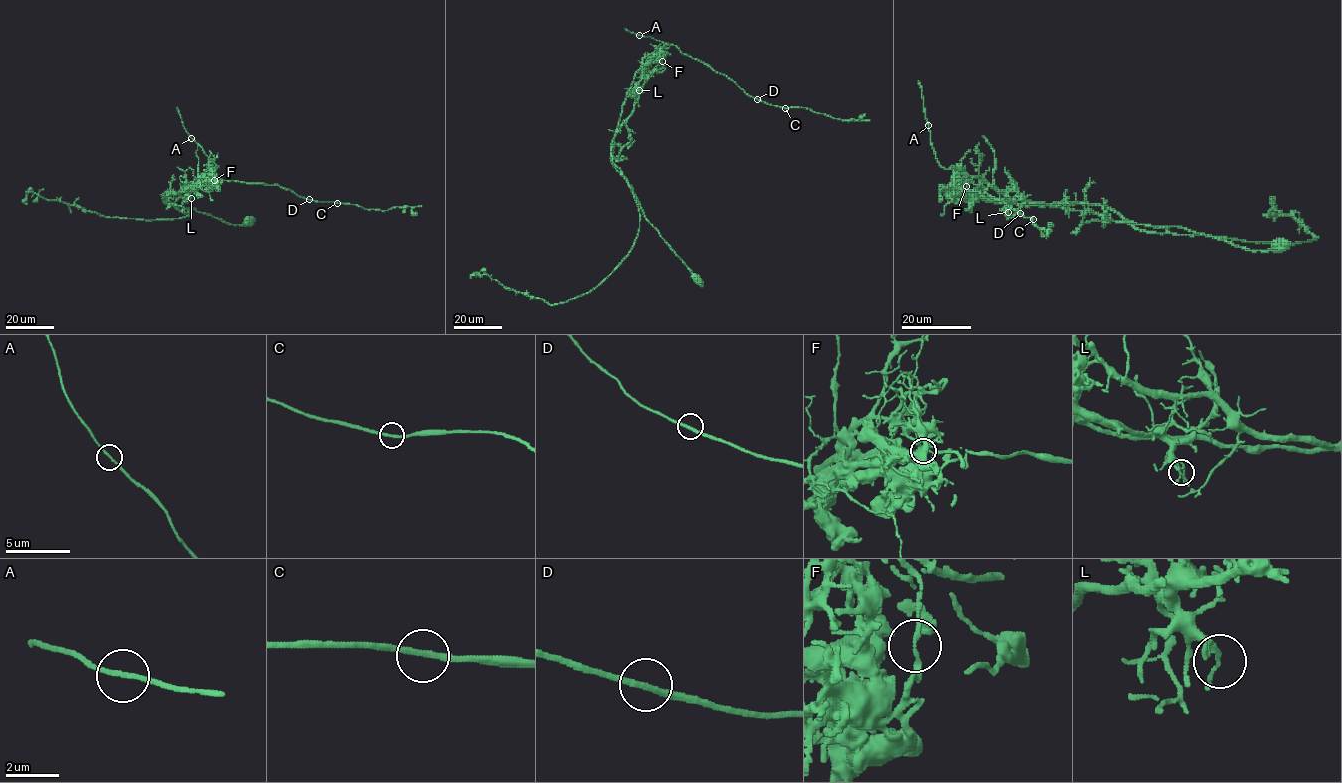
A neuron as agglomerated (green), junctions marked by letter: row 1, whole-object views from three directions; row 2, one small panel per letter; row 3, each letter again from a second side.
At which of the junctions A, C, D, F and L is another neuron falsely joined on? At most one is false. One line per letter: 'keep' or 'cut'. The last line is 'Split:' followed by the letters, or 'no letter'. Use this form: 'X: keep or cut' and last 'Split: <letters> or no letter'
A: keep
C: keep
D: keep
F: cut
L: keep
Split: F

